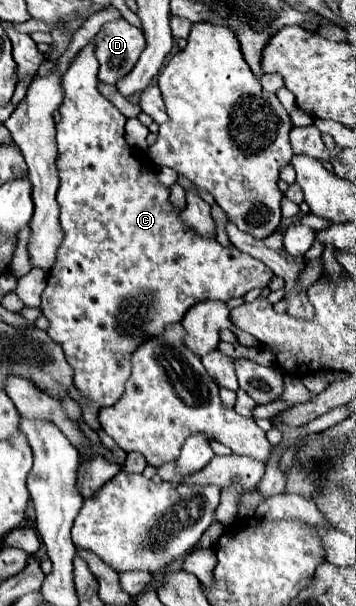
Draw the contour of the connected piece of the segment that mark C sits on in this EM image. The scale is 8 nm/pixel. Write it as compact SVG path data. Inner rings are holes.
M92 39L72 61L70 69L64 73L62 83L64 83L64 101L60 105L60 115L62 121L56 123L56 143L58 143L58 159L56 159L56 167L58 167L58 177L60 177L60 189L58 189L58 205L60 205L60 225L62 225L62 233L64 239L58 247L56 253L56 261L54 267L48 273L48 285L42 293L42 313L44 317L50 321L48 327L48 337L52 337L52 341L56 341L58 345L62 345L64 355L68 357L68 363L74 369L74 386L78 387L78 391L84 393L84 397L88 397L90 403L85 406L81 405L82 415L85 423L94 431L100 429L98 421L98 411L102 407L114 405L122 393L124 393L124 383L130 375L130 355L136 351L136 347L140 345L140 341L160 335L164 331L166 325L172 323L180 323L184 313L196 305L198 301L204 299L220 299L220 301L228 301L232 297L244 297L250 289L254 287L266 287L272 279L272 271L258 259L240 253L236 247L222 247L218 241L208 239L208 237L200 237L192 227L186 227L180 221L180 213L178 209L174 209L168 201L170 191L158 183L158 179L154 179L154 173L148 169L148 163L142 163L142 155L138 149L132 149L126 139L124 139L124 123L126 117L106 99L102 97L102 93L98 91L98 61L96 61L96 39Z

